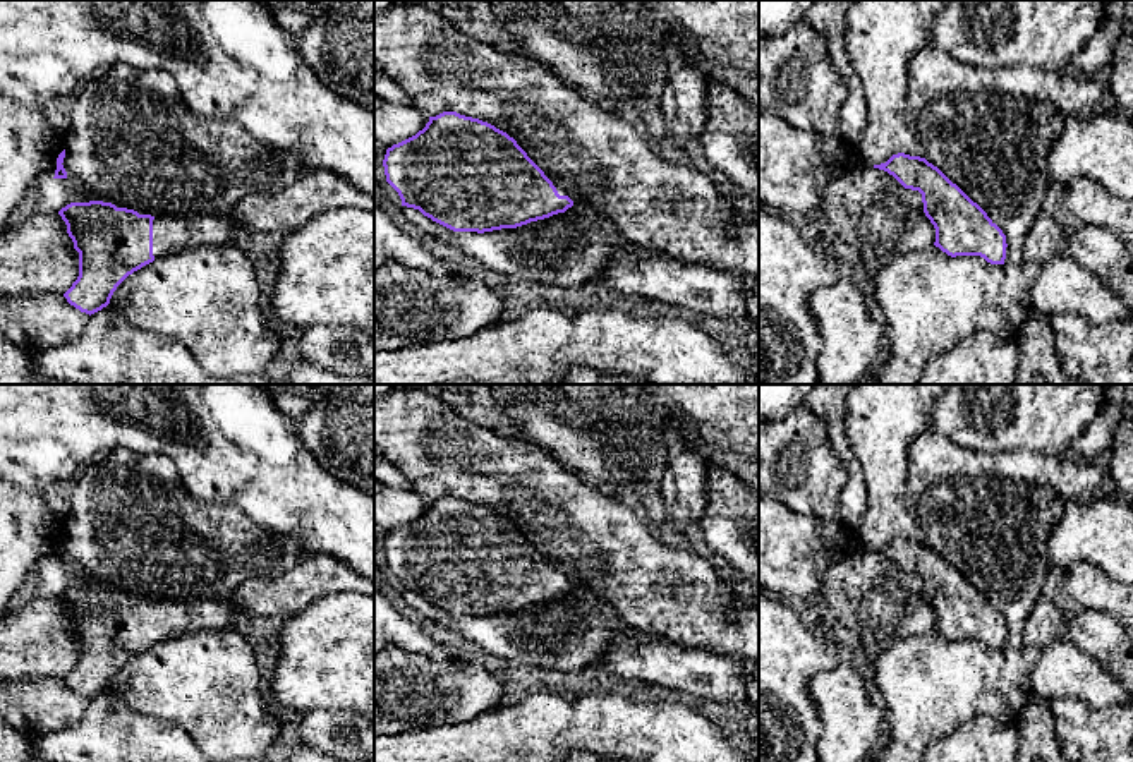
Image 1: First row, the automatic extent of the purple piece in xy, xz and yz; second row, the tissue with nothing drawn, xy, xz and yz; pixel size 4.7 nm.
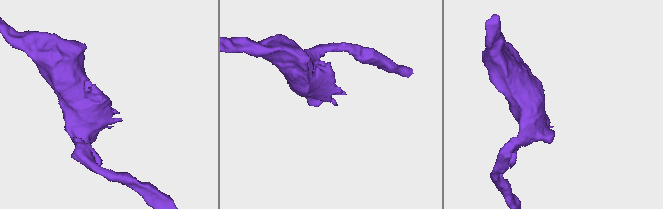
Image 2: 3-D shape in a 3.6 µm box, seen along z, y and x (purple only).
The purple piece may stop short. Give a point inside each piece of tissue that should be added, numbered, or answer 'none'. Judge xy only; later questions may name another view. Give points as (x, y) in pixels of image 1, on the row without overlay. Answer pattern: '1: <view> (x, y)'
1: xy (172, 618)

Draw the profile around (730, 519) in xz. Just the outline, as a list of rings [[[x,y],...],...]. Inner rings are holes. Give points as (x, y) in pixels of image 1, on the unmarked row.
[[[709,469],[706,474],[706,499],[704,517],[699,522],[704,542],[745,578],[759,582],[759,551],[754,542],[754,532],[759,530],[759,496],[731,472]]]

